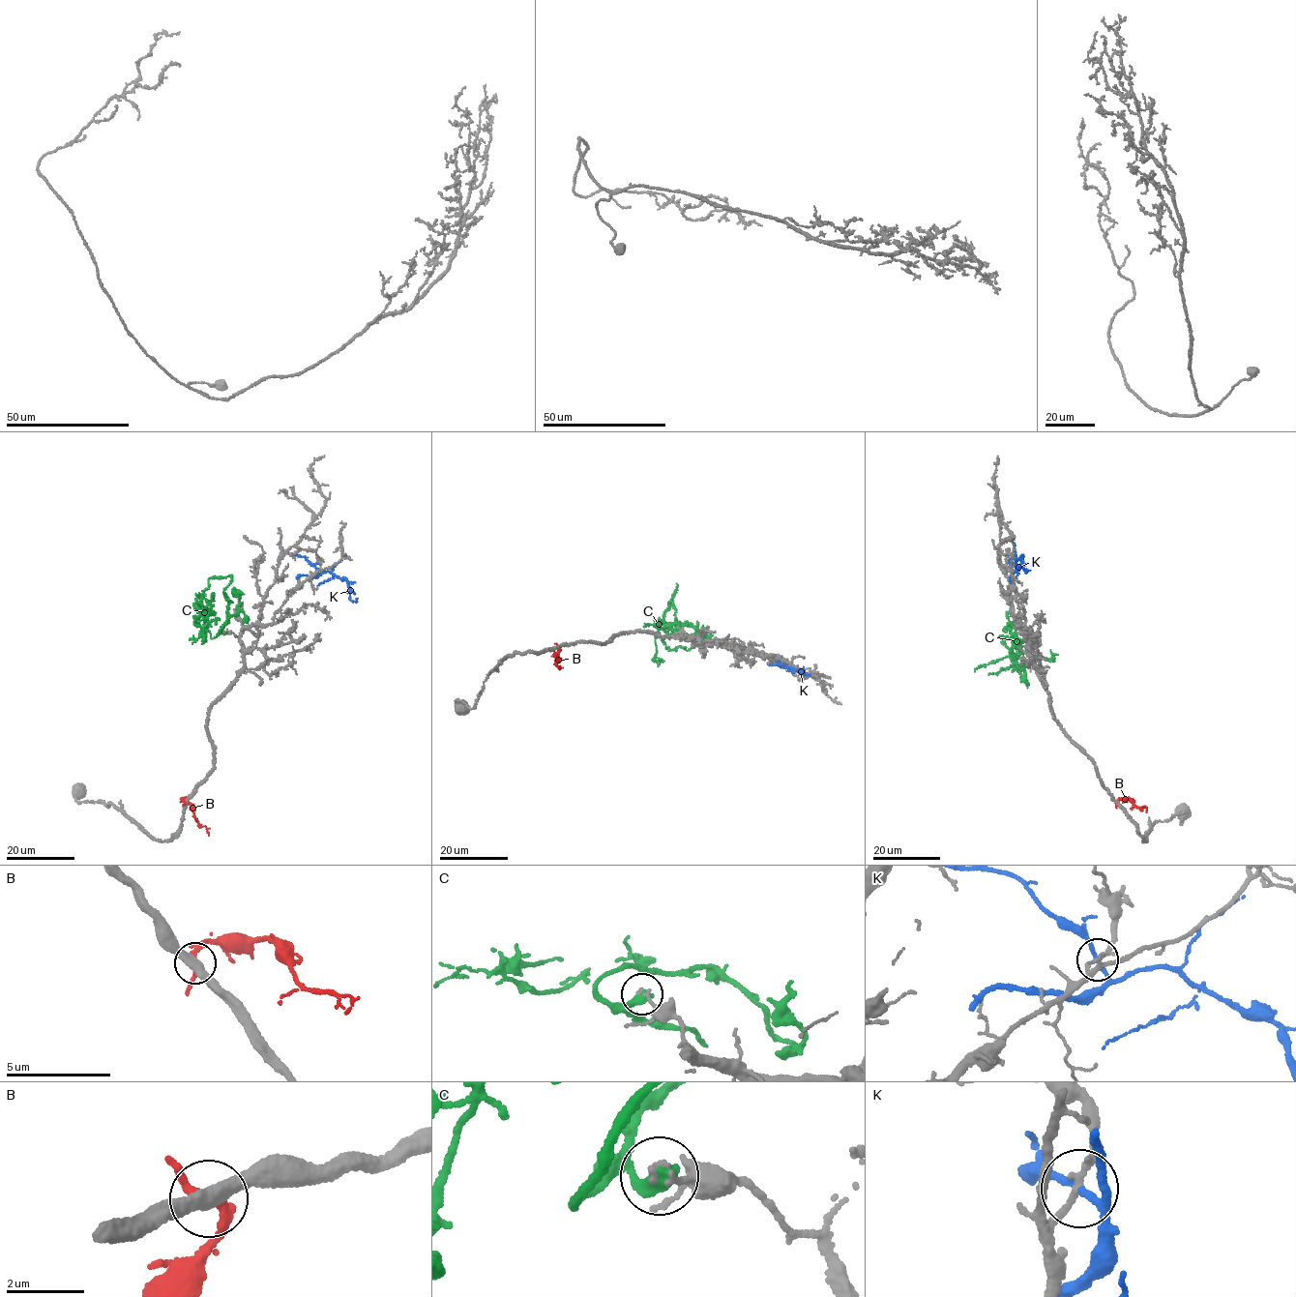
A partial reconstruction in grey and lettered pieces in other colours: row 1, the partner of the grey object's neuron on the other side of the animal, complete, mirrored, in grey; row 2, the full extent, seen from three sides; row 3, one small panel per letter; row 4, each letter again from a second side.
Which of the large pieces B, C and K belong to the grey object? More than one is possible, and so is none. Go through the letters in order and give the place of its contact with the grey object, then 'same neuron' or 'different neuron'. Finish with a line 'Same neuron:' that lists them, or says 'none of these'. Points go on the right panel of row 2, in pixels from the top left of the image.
B: meets grey at (1117, 802); different neuron
C: meets grey at (1021, 663); different neuron
K: meets grey at (1014, 564); different neuron
Same neuron: none of these

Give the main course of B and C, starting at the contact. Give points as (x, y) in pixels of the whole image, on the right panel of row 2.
B: (1117, 802), (1127, 798), (1135, 807), (1146, 808), (1145, 812)
C: (1021, 663), (1008, 612), (1019, 619), (1029, 637), (1014, 665), (1054, 657)

